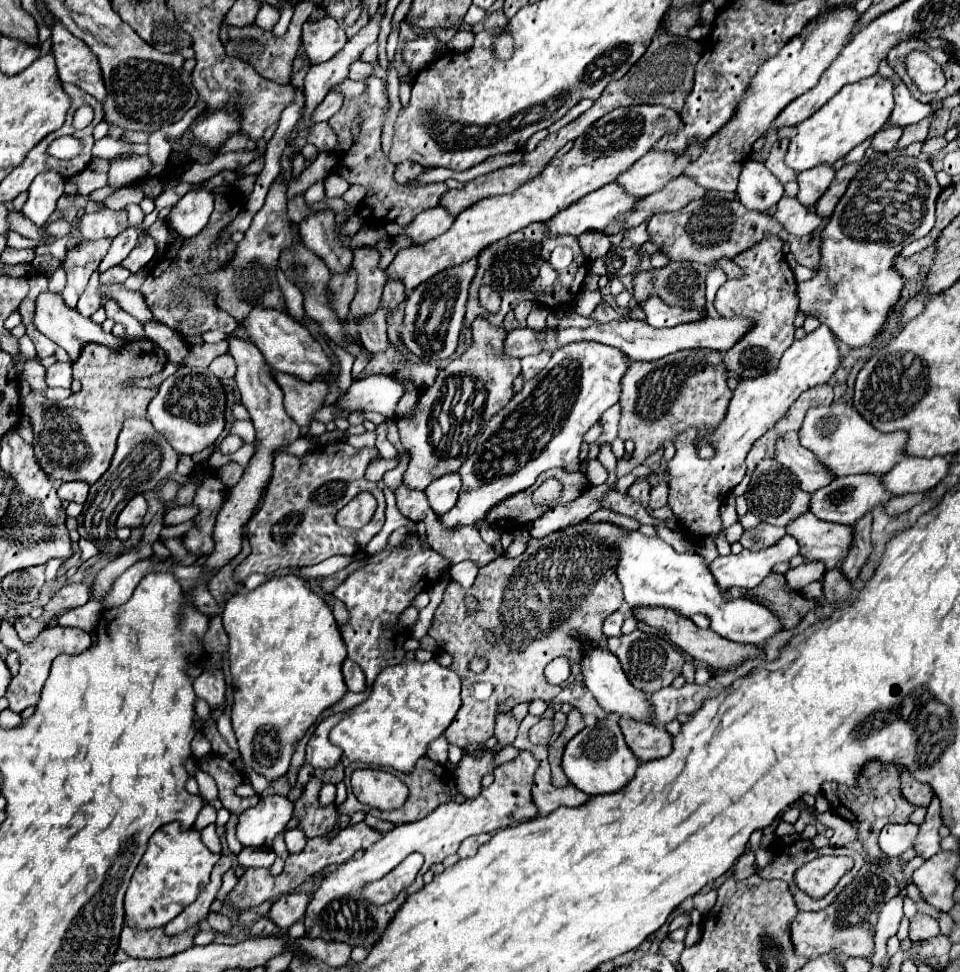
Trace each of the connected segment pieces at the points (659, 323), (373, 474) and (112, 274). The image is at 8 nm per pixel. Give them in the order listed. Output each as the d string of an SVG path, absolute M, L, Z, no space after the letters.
M652 296L648 298L646 302L640 304L642 310L646 312L646 318L648 318L648 324L654 326L654 328L672 328L672 326L678 326L678 324L686 324L686 322L696 322L696 320L702 320L706 318L706 310L704 308L674 308L674 306L668 306L664 304L660 298Z
M374 458L370 464L368 464L368 468L366 468L366 480L370 480L370 482L378 482L378 480L382 480L384 474L387 471L394 469L398 465L398 460L394 458L394 460L384 460L384 458Z
M114 266L114 268L100 274L100 284L122 284L128 276L130 276L130 272L126 268Z

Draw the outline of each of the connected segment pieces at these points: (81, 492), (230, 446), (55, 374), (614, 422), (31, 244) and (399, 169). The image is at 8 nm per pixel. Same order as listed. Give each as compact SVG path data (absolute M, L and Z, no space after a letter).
M64 482L58 488L58 496L60 496L60 500L84 504L86 498L88 498L88 490L90 490L90 486L84 484L84 482Z
M230 434L230 436L226 436L226 438L222 440L222 444L220 444L220 452L222 452L222 454L234 454L242 444L244 444L244 440L242 440L240 436Z
M56 362L46 370L46 384L70 388L72 382L72 364L70 362Z
M614 404L612 408L608 408L602 416L600 416L600 424L602 424L602 434L596 440L598 446L602 444L612 444L618 432L618 418L620 418L620 406Z
M9 231L6 238L7 246L15 249L36 248L38 245L44 242L44 240L30 240L24 238L14 231Z
M402 162L402 164L398 164L396 166L396 180L400 182L400 178L402 178L402 182L406 184L408 180L414 180L416 176L418 176L418 172L422 174L424 172L424 168L420 168L420 164L414 164L414 162Z

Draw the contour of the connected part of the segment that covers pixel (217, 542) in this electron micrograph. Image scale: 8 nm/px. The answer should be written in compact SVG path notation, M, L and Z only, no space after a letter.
M230 336L228 338L228 344L230 344L230 354L232 354L232 358L236 360L236 366L238 366L236 384L238 384L238 390L242 394L242 404L250 412L252 424L256 428L256 442L254 442L252 460L248 462L248 466L246 466L242 478L238 480L238 484L228 490L228 496L226 496L226 500L224 500L224 504L222 504L218 516L216 516L214 534L212 534L212 538L214 538L214 550L206 556L206 562L202 564L202 572L204 574L220 570L234 556L240 554L240 550L242 550L242 526L254 514L254 510L256 510L256 506L258 506L258 502L262 498L262 492L270 484L272 468L274 468L272 462L274 462L276 452L282 446L288 446L296 438L300 438L300 428L286 414L286 410L282 406L282 396L284 394L282 394L280 386L274 382L274 378L270 374L270 366L266 364L266 360L260 354L260 350L254 344L250 344L250 342L242 340L242 338L236 338L236 336Z

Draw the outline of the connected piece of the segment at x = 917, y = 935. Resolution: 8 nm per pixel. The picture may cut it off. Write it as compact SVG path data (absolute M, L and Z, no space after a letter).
M918 914L918 916L910 921L909 939L912 942L927 940L939 933L940 927L938 922L930 916Z

